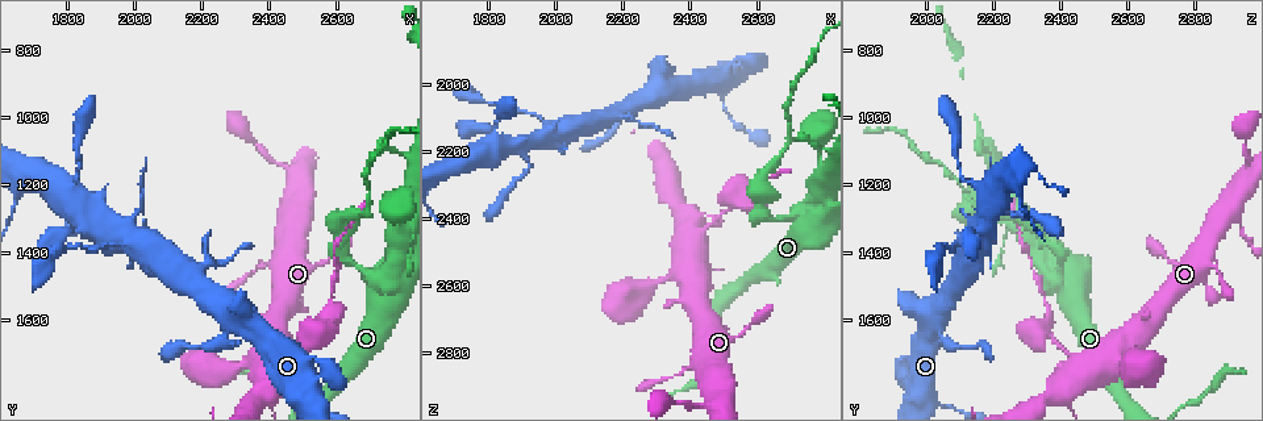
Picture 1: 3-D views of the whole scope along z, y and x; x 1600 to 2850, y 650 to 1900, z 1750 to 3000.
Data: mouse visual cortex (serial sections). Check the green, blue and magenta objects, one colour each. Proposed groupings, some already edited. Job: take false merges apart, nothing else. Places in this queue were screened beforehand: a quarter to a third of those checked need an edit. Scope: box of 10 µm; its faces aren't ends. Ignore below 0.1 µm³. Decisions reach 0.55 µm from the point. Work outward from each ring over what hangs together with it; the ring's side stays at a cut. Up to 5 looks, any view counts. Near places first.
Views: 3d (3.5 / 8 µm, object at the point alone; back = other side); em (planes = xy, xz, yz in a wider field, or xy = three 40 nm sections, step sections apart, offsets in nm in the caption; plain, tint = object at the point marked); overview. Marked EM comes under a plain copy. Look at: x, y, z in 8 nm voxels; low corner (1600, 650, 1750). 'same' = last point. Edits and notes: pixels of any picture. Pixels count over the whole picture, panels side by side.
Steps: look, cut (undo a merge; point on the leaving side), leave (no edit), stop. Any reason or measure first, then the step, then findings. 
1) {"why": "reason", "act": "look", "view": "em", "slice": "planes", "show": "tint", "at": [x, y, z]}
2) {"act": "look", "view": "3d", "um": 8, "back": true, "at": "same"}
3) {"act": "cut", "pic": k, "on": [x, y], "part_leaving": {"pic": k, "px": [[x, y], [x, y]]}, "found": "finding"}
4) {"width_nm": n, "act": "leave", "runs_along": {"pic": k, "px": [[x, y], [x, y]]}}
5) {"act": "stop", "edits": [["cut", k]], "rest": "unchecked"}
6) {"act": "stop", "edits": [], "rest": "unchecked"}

{"why": "calibre changes", "act": "look", "view": "3d", "um": 3.5, "at": [2430, 1720, 2440]}

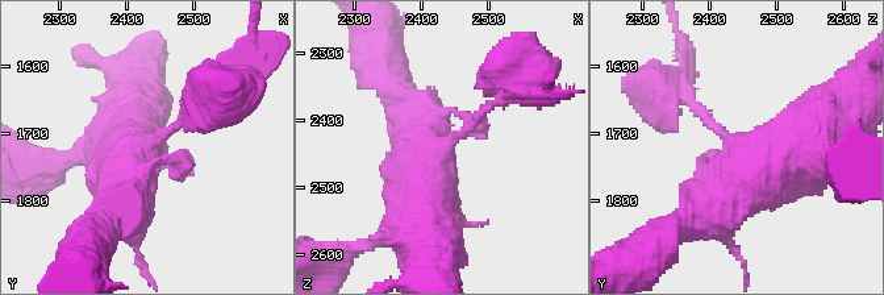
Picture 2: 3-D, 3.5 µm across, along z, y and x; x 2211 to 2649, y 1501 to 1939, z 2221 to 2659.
{"why": "shape alone is not enough", "act": "look", "view": "em", "slice": "planes", "show": "tint", "at": [2430, 1720, 2445]}

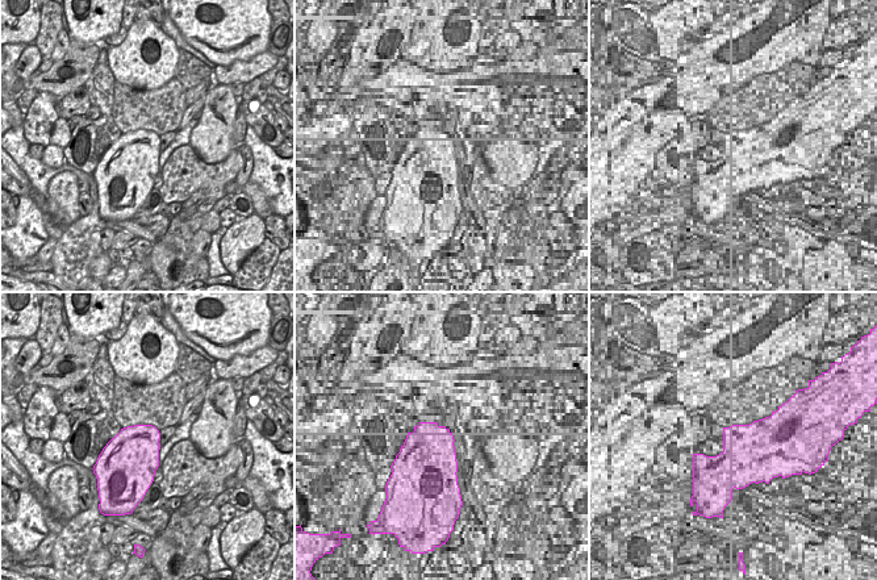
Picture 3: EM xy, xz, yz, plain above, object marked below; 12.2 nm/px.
{"act": "cut", "pic": 2, "on": [678, 100], "part_leaving": {"pic": 2, "px": [[711, 124], [678, 87], [633, 79]]}, "found": "two cells meet here"}

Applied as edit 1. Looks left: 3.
{"why": "a narrow waist", "act": "look", "view": "3d", "um": 8, "at": [2730, 1490, 2390]}

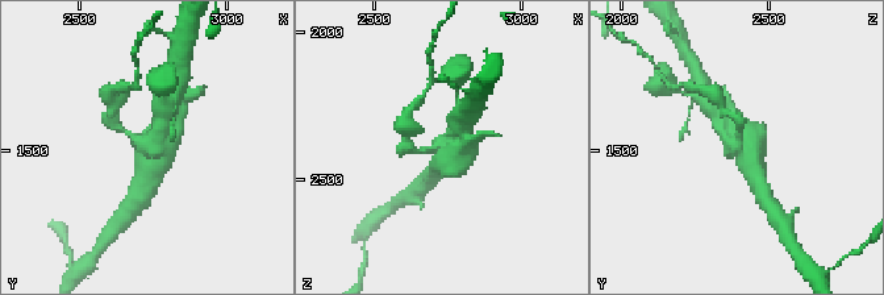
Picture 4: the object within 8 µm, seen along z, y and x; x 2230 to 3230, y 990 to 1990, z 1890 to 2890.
{"why": "zoom in", "act": "look", "view": "3d", "um": 3.5, "at": "same"}

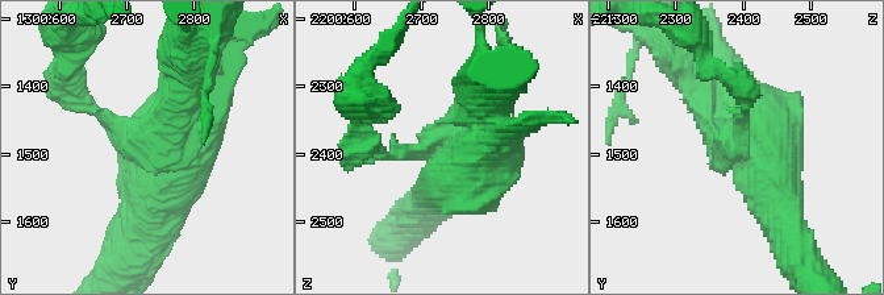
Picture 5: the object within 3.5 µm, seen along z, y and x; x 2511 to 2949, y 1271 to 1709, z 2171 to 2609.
{"act": "look", "view": "em", "slice": "xy", "step": 5, "show": "tint", "at": [2720, 1485, 2395]}

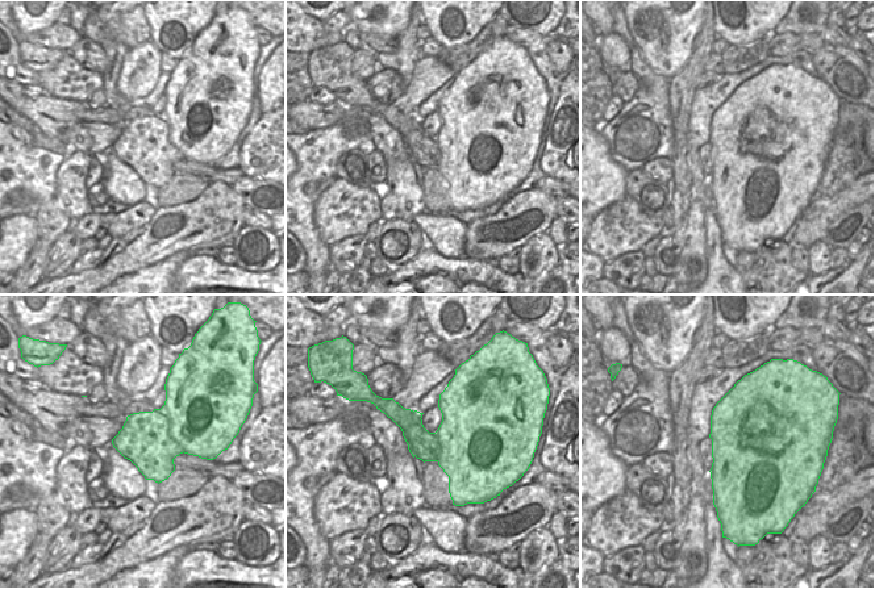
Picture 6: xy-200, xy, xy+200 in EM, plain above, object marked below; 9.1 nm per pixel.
{"act": "cut", "pic": 5, "on": [98, 112], "part_leaving": {"pic": 5, "px": [[144, 145], [95, 112], [63, 69]]}, "found": "two cells meet here"}

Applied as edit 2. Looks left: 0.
{"act": "stop", "edits": [["cut", 2], ["cut", 5]], "rest": "unchecked"}

